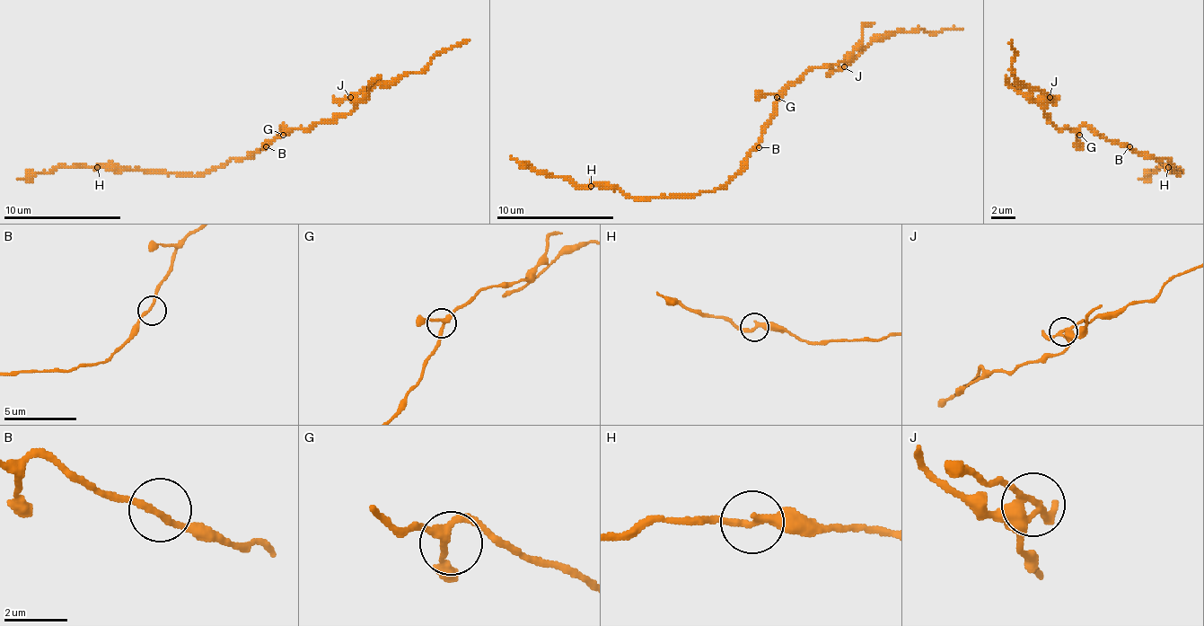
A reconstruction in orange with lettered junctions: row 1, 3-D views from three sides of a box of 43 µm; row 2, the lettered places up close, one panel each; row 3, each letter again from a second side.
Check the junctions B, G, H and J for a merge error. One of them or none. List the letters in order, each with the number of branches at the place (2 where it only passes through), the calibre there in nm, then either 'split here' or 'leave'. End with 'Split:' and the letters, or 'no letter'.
B: branches 2; calibre 190 nm; leave
G: branches 3; calibre 240 nm; leave
H: branches 2; calibre 240 nm; leave
J: branches 3; calibre 240 nm; split here
Split: J

